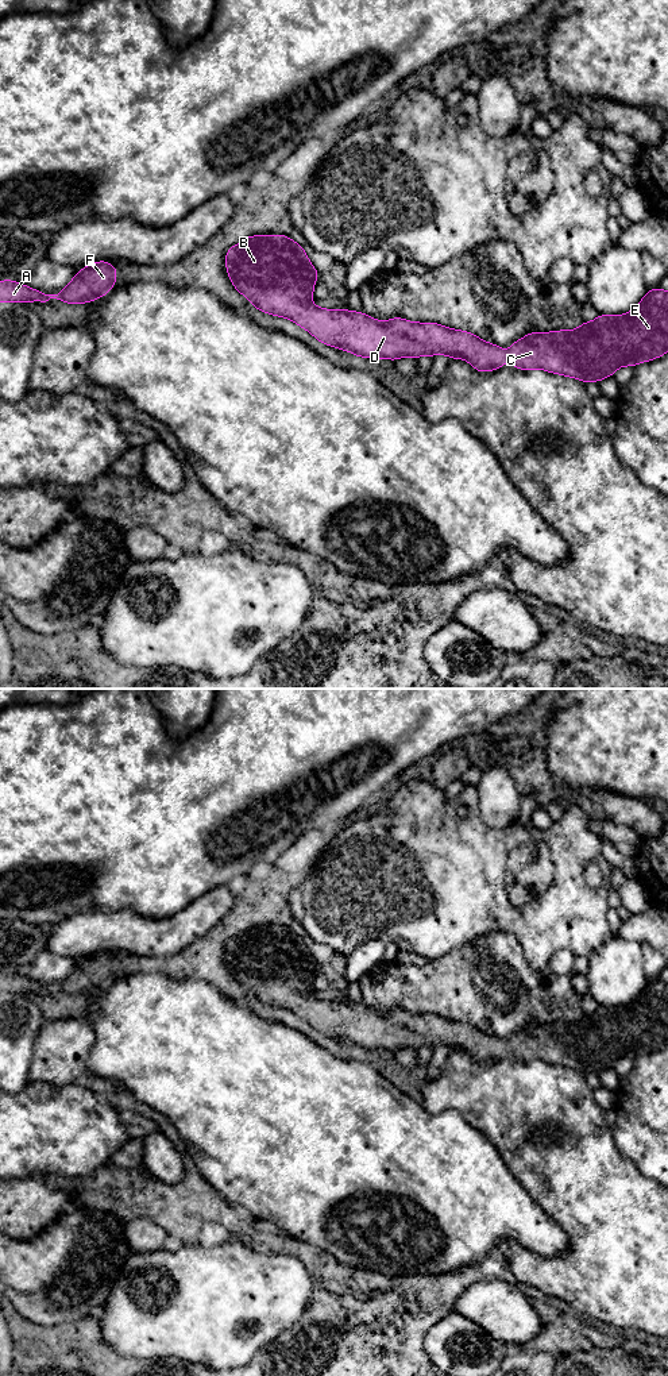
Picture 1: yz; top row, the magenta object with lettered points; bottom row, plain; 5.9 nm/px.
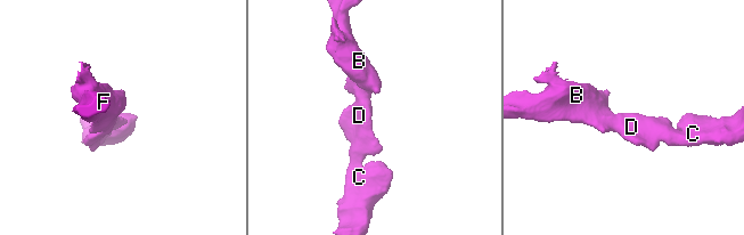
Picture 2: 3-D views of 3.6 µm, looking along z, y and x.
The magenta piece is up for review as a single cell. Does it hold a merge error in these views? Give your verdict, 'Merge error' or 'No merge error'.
No merge error

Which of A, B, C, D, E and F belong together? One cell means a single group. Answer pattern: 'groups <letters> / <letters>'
groups A B C D E F

